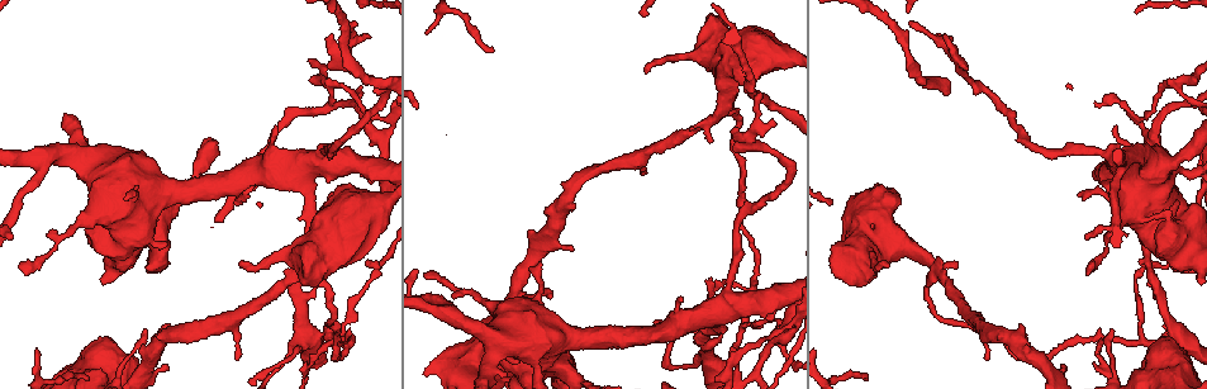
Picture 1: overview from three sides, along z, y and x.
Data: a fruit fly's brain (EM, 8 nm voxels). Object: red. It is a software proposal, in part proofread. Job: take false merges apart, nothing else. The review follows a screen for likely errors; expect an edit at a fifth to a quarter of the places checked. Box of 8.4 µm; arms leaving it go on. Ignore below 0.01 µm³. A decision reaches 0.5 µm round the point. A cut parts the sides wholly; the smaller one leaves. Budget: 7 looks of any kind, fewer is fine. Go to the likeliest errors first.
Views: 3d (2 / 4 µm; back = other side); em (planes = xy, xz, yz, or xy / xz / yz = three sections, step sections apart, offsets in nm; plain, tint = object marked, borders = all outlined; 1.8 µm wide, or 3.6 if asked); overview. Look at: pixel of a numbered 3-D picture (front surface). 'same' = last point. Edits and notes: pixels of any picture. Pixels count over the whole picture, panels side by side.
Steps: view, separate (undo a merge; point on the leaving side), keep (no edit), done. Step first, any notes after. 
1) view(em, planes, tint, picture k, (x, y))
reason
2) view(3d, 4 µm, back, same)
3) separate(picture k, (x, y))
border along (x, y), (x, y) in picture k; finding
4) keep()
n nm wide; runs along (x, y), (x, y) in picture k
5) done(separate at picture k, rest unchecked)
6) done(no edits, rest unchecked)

view(em, planes, tint, picture 1, (716, 116))
sharp bend

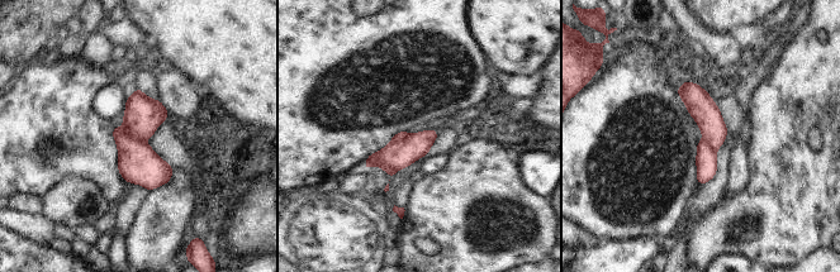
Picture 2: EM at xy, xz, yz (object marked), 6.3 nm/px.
separate(picture 2, (397, 154))
border along (409, 134), (392, 142) in picture 2; two neurons meet here

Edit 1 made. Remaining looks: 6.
view(overview)

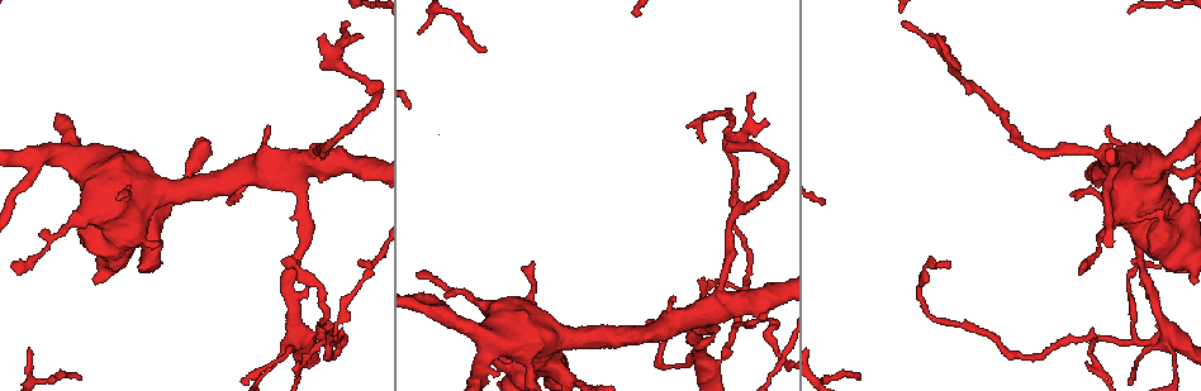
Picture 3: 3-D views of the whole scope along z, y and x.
view(em, planes, plain, picture 3, (526, 350))
thick turns thin

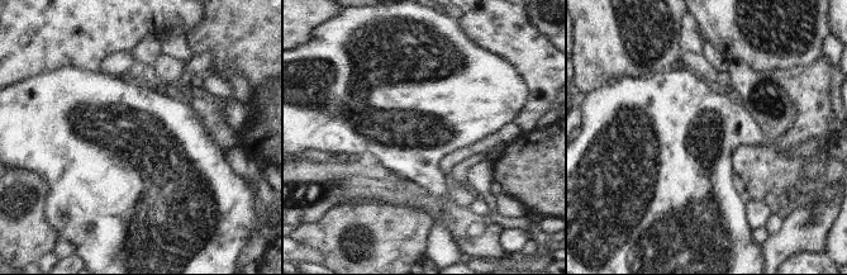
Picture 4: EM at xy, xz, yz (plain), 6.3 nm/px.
view(em, planes, tint, same)
with the object marked

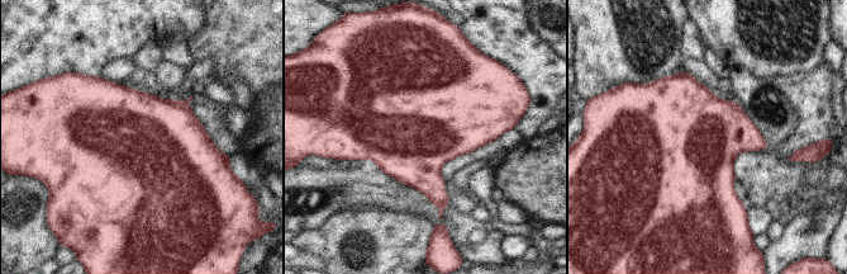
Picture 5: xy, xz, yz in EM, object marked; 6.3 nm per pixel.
keep()
one neuron here

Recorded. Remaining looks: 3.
view(em, xy, step 8, tint, picture 3, (708, 361))

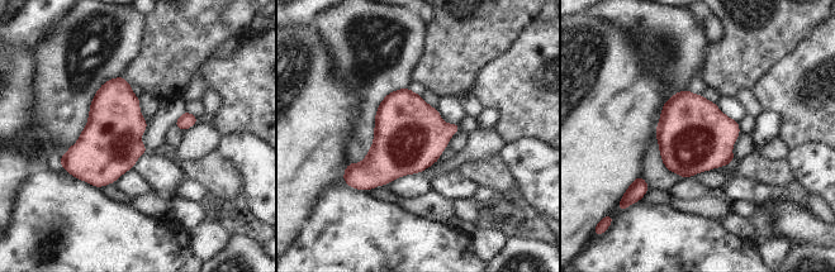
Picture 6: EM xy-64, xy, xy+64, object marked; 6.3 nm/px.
view(em, planes, tint, same)

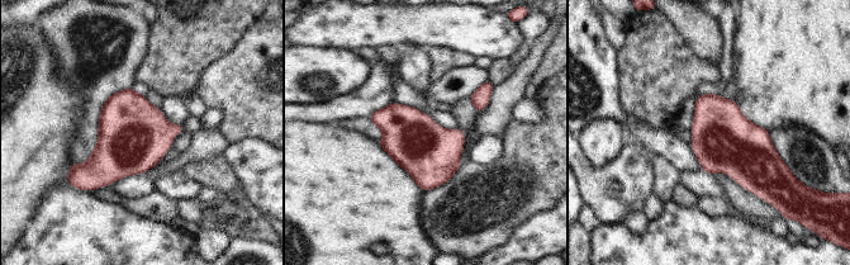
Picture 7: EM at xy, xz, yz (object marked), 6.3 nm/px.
keep()
continuous, no second neuron

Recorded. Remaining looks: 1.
done(separate at picture 2, rest unchecked)

